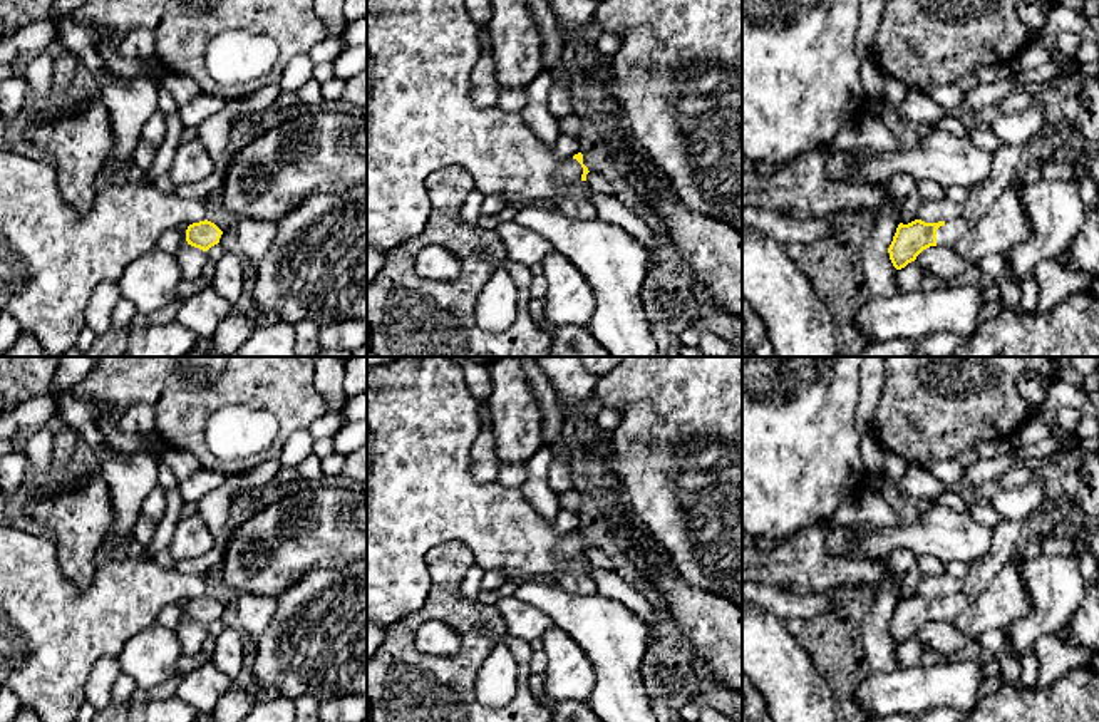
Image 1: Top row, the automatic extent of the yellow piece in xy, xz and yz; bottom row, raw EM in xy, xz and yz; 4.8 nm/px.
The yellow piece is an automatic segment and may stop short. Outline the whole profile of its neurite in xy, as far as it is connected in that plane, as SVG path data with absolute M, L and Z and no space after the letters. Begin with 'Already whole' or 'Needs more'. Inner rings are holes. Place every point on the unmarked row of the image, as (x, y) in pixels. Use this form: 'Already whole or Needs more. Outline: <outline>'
Needs more. Outline: M204 595L199 598L189 600L186 605L171 603L166 605L157 616L157 623L169 628L178 630L178 625L184 620L191 620L203 627L208 627L211 621L221 618L224 615L224 608L214 598Z

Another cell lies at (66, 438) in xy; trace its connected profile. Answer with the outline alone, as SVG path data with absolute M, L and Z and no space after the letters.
M65 424L55 425L52 464L59 472L64 472L72 462L79 432Z

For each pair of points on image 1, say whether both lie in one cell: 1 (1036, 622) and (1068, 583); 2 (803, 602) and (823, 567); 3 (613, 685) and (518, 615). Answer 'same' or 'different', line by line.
1: same
2: different
3: different

